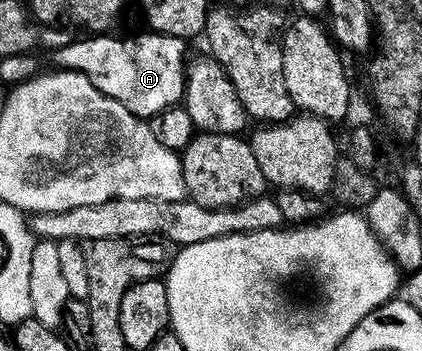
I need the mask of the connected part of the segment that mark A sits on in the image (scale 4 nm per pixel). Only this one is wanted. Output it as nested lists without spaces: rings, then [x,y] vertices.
[[[96,33],[91,37],[84,37],[88,39],[80,39],[77,43],[65,42],[63,45],[55,48],[54,55],[56,55],[55,66],[66,71],[81,71],[91,83],[102,93],[106,93],[106,97],[114,97],[114,101],[118,101],[122,105],[126,105],[126,109],[130,109],[130,113],[134,113],[140,119],[145,121],[151,120],[153,115],[157,115],[160,111],[165,111],[167,107],[177,106],[184,97],[184,81],[186,78],[186,58],[184,59],[184,47],[186,47],[185,40],[178,37],[170,37],[169,35],[162,35],[159,33],[147,33],[148,35],[128,35],[125,39],[115,39],[115,34],[112,33]]]

